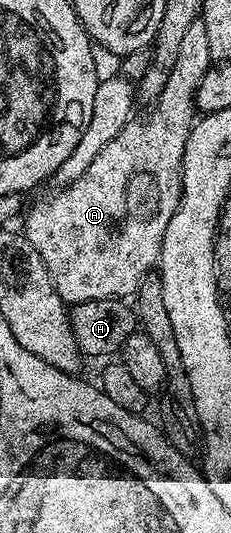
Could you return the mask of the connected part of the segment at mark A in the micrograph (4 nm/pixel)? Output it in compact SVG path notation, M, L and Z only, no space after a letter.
M201 20L189 24L177 51L177 64L173 64L173 72L169 72L169 80L165 80L161 96L154 102L153 108L148 109L151 111L144 118L132 117L125 128L121 128L121 132L117 132L117 136L109 140L101 152L97 152L93 164L89 164L87 171L73 180L73 184L56 189L52 198L26 211L25 233L29 244L37 248L37 256L41 256L45 268L49 268L49 276L64 302L126 299L134 295L143 279L156 269L163 250L165 228L169 228L169 220L173 220L179 211L179 200L183 196L185 144L197 118L195 90L212 65L205 24Z

